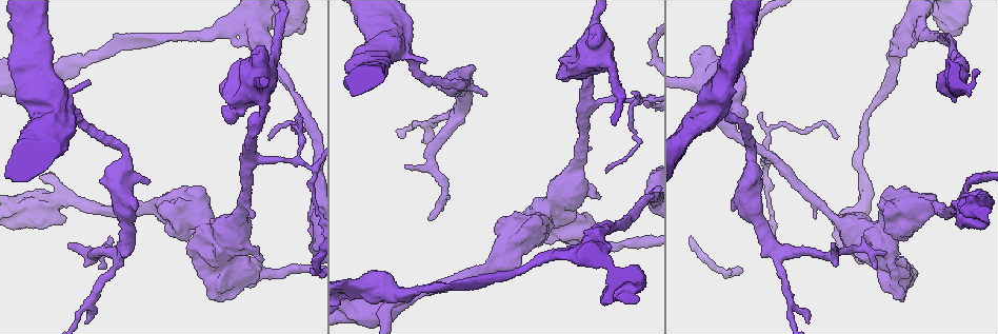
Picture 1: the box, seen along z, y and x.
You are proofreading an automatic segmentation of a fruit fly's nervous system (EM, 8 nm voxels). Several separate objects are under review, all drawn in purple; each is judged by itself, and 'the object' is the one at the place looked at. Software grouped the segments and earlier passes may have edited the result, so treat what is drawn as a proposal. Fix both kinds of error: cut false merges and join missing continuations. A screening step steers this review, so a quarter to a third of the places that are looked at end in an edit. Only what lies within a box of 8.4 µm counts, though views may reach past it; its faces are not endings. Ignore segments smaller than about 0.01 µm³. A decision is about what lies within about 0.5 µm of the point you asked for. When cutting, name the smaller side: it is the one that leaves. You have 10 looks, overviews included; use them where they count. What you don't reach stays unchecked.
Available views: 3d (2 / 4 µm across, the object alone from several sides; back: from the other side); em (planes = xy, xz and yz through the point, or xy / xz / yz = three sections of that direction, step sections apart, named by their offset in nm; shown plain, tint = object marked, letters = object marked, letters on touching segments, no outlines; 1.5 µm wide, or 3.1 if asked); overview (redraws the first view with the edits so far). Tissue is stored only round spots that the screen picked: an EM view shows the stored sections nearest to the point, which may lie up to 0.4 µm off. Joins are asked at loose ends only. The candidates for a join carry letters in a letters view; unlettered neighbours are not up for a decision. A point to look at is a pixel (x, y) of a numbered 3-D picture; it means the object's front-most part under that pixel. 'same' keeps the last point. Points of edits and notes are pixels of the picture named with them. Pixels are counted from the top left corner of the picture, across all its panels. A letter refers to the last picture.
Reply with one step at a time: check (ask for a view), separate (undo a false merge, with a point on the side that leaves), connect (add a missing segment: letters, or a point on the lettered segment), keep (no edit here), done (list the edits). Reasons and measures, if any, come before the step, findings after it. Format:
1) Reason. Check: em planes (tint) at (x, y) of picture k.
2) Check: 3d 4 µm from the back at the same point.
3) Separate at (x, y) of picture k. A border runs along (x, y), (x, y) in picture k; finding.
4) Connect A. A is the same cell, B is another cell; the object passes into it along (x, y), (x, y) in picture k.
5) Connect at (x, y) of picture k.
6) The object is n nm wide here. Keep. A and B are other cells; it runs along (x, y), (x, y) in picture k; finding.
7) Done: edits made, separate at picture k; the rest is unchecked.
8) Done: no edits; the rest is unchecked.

Thick end. Check: 3d 4 µm at (472, 64) of picture 1.

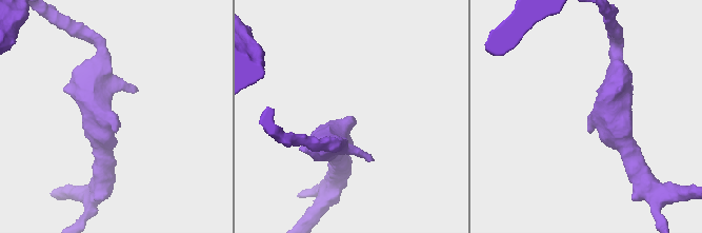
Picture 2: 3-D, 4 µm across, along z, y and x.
Check: em xz step 8 (letters) at (349, 116) of picture 2.

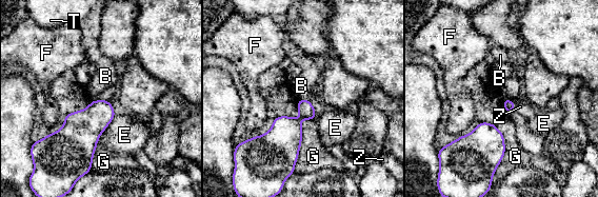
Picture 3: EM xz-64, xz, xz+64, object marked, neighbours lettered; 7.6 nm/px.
Check: em planes (letters) at the same point.

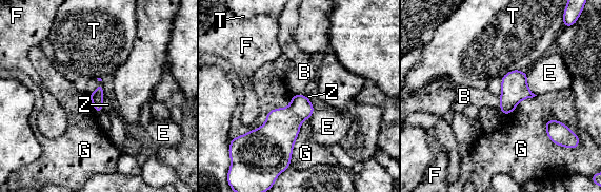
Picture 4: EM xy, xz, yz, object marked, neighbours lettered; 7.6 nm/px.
Keep. B, E, F, G, T and Z are other cells; no lettered segment goes on from it.

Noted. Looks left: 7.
Check: 3d 2 µm at (630, 102) of picture 1.

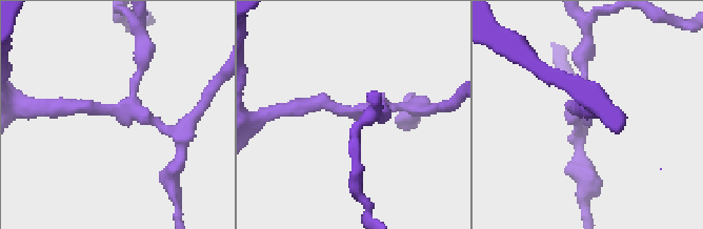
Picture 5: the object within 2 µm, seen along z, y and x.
4 arms meet here. Check: em yz step 8 (tint) at (359, 110) of picture 5.

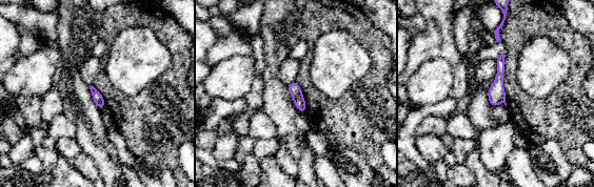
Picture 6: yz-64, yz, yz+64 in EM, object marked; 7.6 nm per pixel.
Check: em xz step 4 (letters) at the same point.

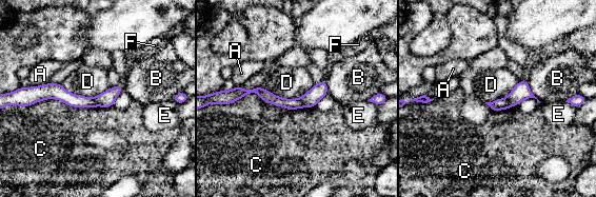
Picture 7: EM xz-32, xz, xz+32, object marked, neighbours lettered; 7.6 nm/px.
The object is 120 nm wide here. Separate at (310, 99) of picture 7. A, B, C, D, E and F are other cells; a border runs along (299, 98), (304, 106) in picture 7; two neurons meet here.

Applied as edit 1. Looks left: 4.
See it whole again. Check: overview.

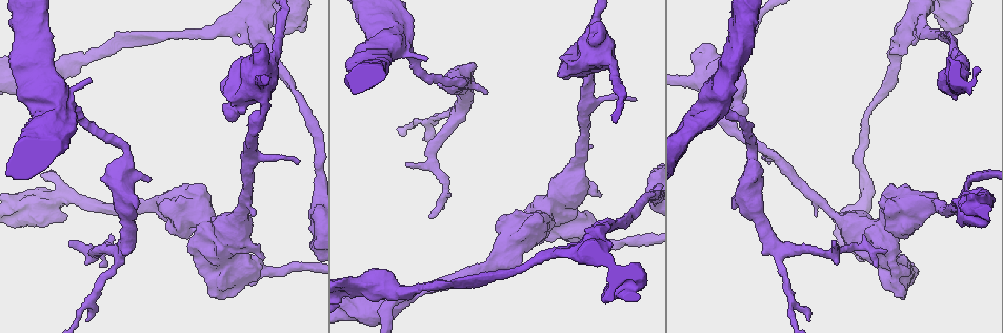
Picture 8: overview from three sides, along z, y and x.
Stops while still wide. Check: 3d 2 µm at (243, 42) of picture 8.

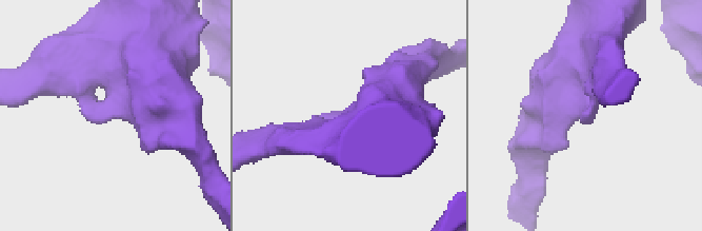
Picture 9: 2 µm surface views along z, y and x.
Shape alone is not enough. Check: em xz step 8 (letters) at (581, 121) of picture 9.

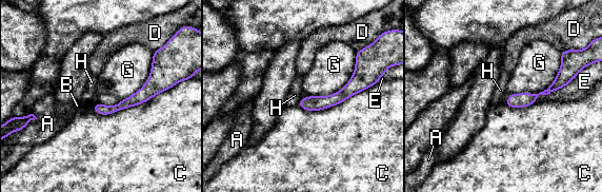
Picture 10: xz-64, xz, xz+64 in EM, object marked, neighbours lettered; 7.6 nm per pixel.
The longest contact is with C, 750 nm. Keep. A, B, C, D, E, G and H are other cells; none of them fits.

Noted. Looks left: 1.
Done: edits made, separate at picture 7; the rest is unchecked.

